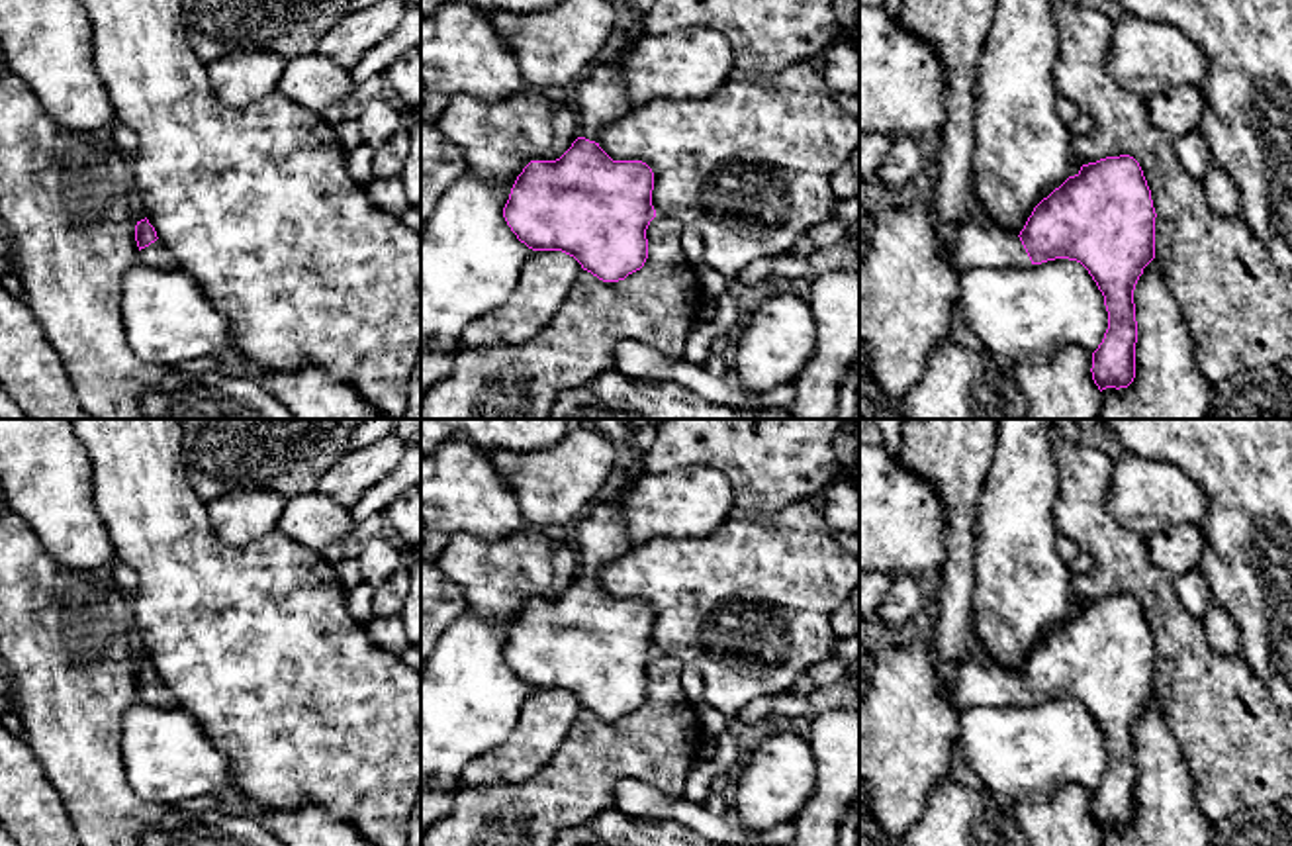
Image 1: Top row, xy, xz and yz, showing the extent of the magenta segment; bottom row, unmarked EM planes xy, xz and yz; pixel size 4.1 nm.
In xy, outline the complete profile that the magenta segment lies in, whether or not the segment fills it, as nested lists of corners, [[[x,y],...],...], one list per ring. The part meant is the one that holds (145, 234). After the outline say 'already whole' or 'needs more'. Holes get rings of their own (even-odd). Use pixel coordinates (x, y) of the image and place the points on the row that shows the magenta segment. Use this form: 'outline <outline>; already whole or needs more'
outline [[[147,217],[135,225],[135,241],[139,247],[139,260],[157,268],[178,266],[174,255],[159,241],[157,231]]]; needs more

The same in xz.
outline [[[623,59],[597,63],[576,84],[574,108],[579,137],[556,161],[531,161],[517,176],[503,217],[521,243],[532,251],[562,251],[603,282],[619,282],[640,270],[648,258],[646,229],[656,217],[654,172],[642,161],[613,161],[601,147],[603,129],[632,104],[623,82]]]; needs more

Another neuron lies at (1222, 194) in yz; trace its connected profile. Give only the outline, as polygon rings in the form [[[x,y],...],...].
[[[1212,164],[1202,178],[1202,186],[1206,192],[1206,202],[1218,215],[1239,215],[1239,190],[1227,172]]]

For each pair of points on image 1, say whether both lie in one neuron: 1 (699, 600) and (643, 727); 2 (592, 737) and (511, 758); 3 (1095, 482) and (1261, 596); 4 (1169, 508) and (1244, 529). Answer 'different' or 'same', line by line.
1: different
2: different
3: different
4: different

